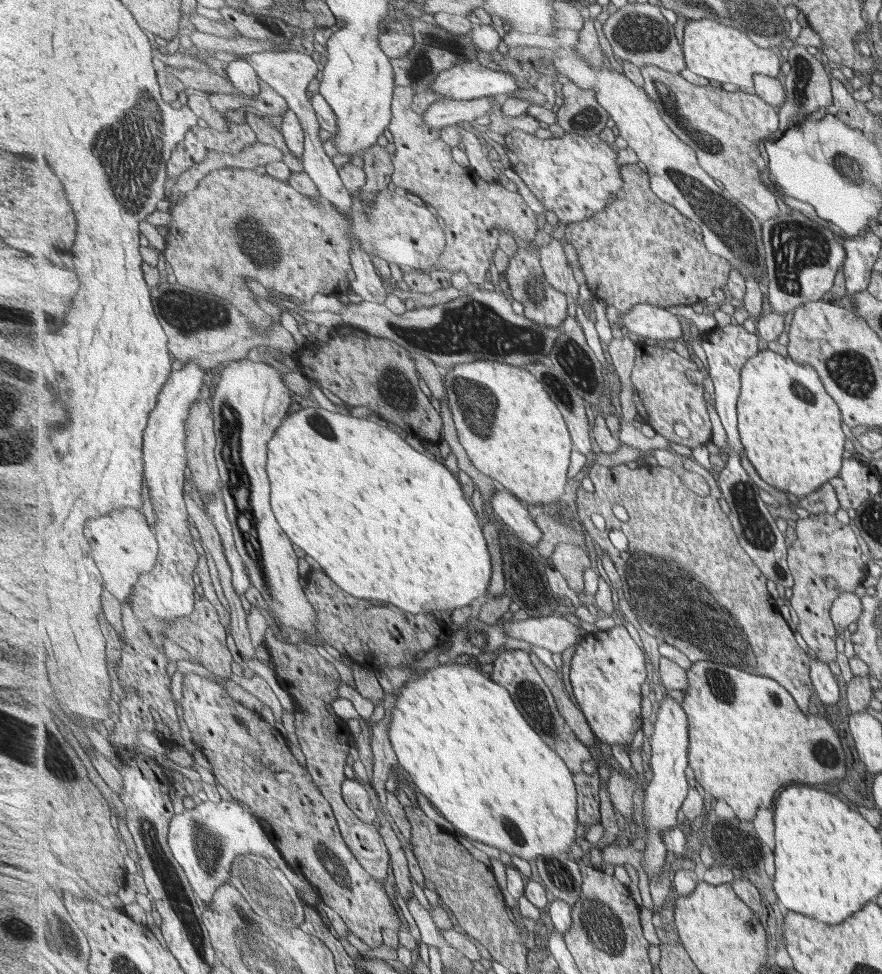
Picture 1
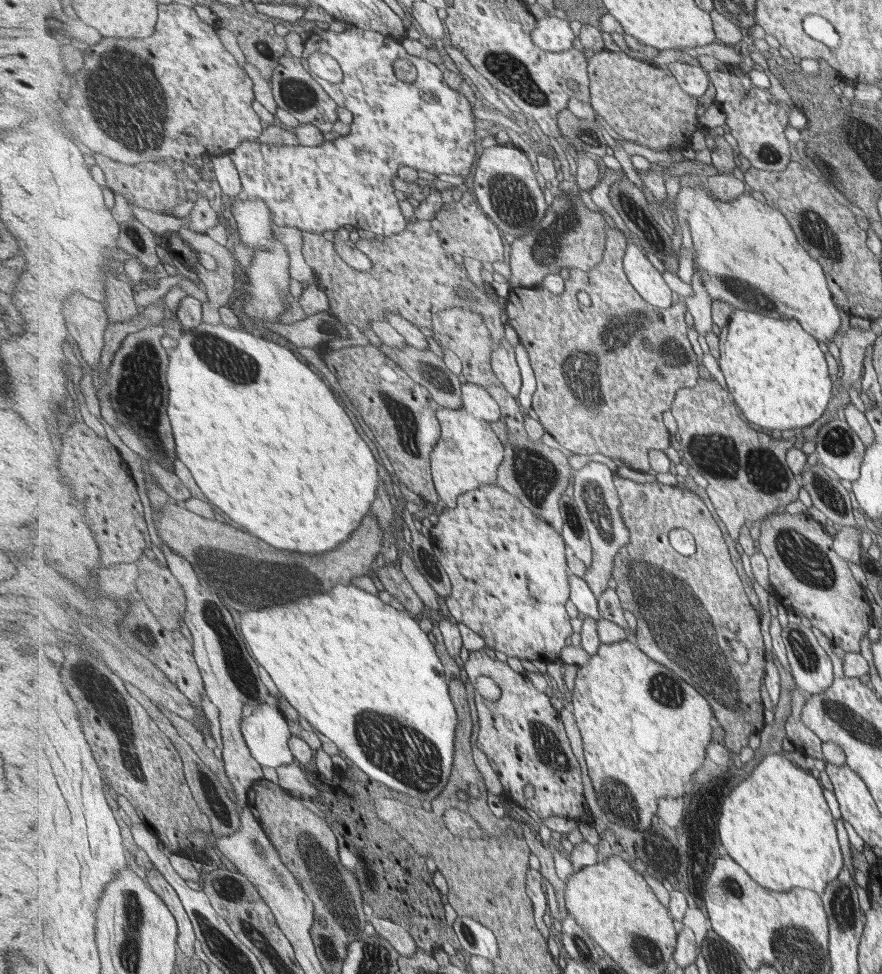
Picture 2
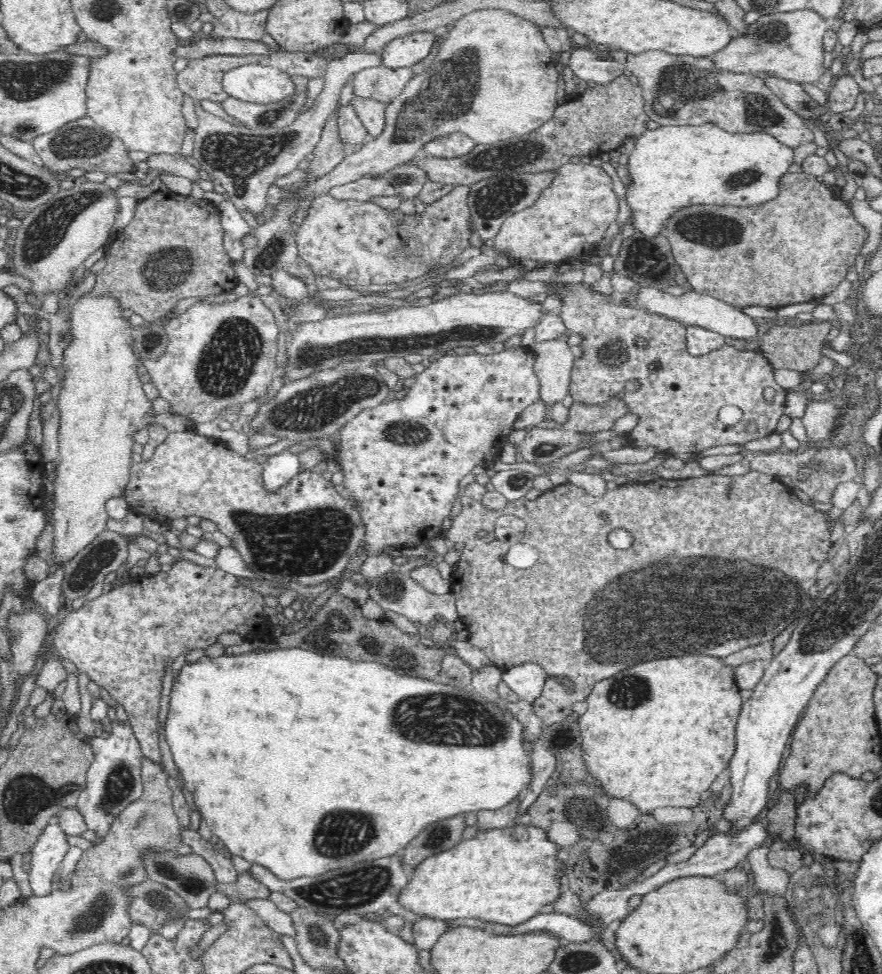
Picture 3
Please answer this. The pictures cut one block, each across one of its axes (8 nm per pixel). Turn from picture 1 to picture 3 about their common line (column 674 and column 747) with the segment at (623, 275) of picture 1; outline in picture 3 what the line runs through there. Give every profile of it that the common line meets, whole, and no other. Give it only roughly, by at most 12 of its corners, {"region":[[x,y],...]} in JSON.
{"region":[[804,171],[755,205],[662,224],[692,289],[739,308],[819,301],[865,239]]}

